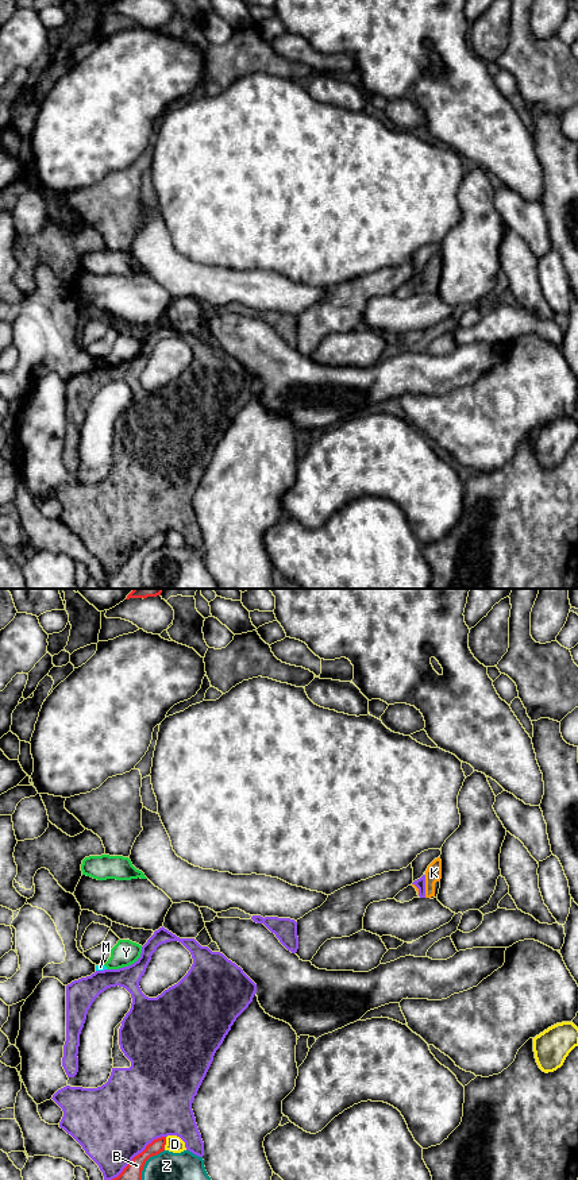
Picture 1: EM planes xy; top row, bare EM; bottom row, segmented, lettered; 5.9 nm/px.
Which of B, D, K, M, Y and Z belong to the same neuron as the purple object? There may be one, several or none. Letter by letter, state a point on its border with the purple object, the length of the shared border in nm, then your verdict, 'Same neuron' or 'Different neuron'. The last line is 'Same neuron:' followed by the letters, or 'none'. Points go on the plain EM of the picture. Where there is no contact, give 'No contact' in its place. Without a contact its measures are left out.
B: Touches purple at xy (134, 551). Shared border 460 nm. Different neuron
D: Touches purple at xy (178, 531). Shared border 150 nm. Different neuron
K: Touches purple at xy (424, 281). Shared border 140 nm. Same neuron
M: Touches purple at xy (101, 366). Shared border 70 nm. Different neuron
Y: Touches purple at xy (128, 361). Shared border 240 nm. Different neuron
Z: Touches purple at xy (195, 548). Shared border 110 nm. Different neuron
Same neuron: K

